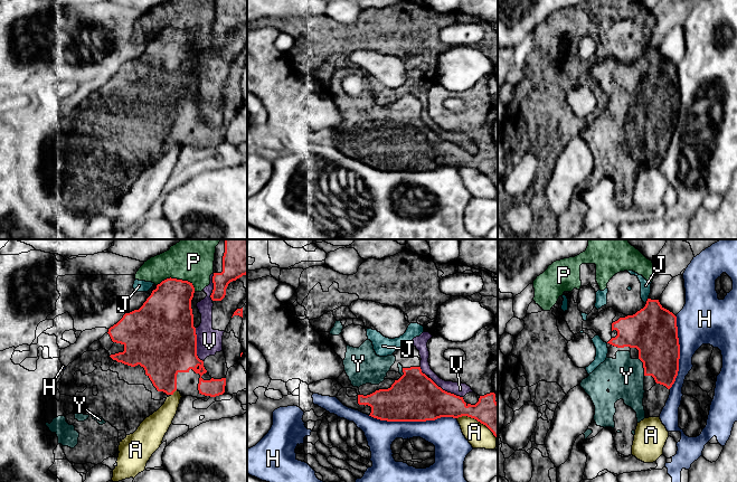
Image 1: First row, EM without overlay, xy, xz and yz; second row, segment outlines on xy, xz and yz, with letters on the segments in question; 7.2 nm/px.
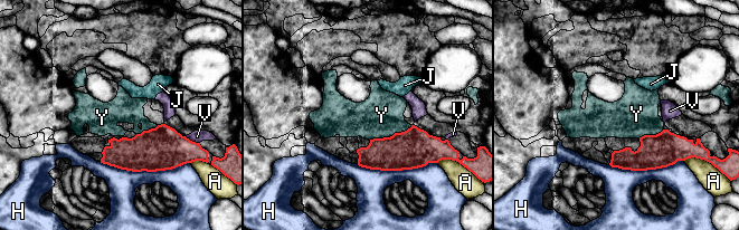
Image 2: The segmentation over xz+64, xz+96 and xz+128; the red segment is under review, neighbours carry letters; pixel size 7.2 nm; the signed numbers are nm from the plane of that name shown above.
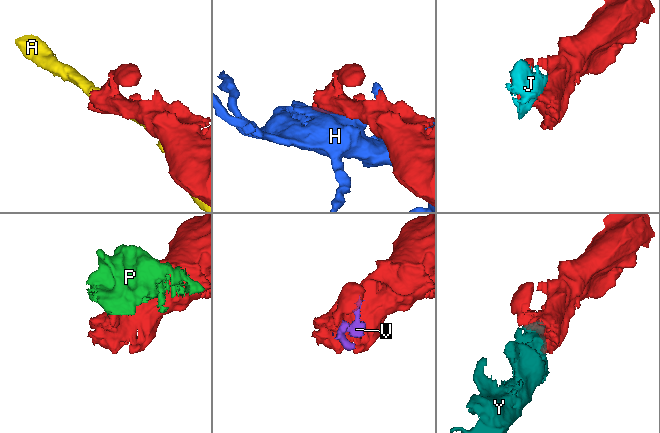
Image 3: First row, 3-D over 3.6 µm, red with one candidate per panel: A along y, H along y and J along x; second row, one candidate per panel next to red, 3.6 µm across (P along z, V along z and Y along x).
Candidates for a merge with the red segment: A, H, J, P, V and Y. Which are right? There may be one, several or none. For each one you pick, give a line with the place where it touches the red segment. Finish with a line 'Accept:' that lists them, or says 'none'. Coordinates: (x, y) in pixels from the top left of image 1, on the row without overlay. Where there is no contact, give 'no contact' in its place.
Y: meets red in yz at (643, 116)
Accept: Y

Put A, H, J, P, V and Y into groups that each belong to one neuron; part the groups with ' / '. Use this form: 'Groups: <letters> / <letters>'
Groups: A / H / J P V / Y

